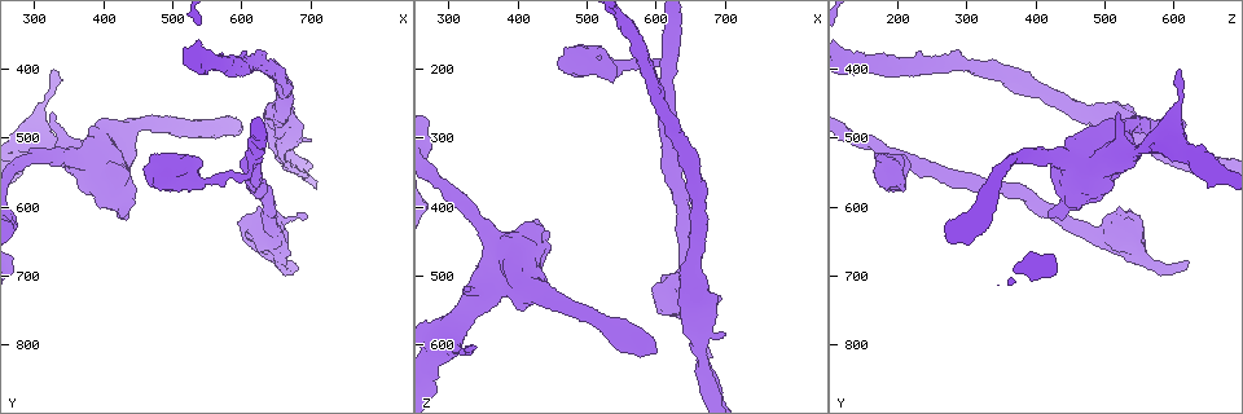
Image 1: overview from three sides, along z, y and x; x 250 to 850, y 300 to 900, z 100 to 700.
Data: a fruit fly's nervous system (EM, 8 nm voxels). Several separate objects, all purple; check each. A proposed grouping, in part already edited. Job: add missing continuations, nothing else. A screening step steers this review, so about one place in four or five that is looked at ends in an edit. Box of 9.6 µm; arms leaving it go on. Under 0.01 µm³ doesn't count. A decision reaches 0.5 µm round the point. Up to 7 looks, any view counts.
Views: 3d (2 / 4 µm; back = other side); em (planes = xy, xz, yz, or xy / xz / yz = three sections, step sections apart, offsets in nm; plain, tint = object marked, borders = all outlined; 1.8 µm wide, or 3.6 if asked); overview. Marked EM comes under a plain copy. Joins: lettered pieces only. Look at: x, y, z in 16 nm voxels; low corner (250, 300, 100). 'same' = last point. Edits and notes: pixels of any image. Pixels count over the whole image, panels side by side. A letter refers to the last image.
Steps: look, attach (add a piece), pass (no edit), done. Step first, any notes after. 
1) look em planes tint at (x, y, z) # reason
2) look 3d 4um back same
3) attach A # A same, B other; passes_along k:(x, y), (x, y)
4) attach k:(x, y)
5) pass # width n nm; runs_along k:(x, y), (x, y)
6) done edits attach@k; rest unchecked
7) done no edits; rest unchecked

look em planes borders at (600, 485, 605) # thick end

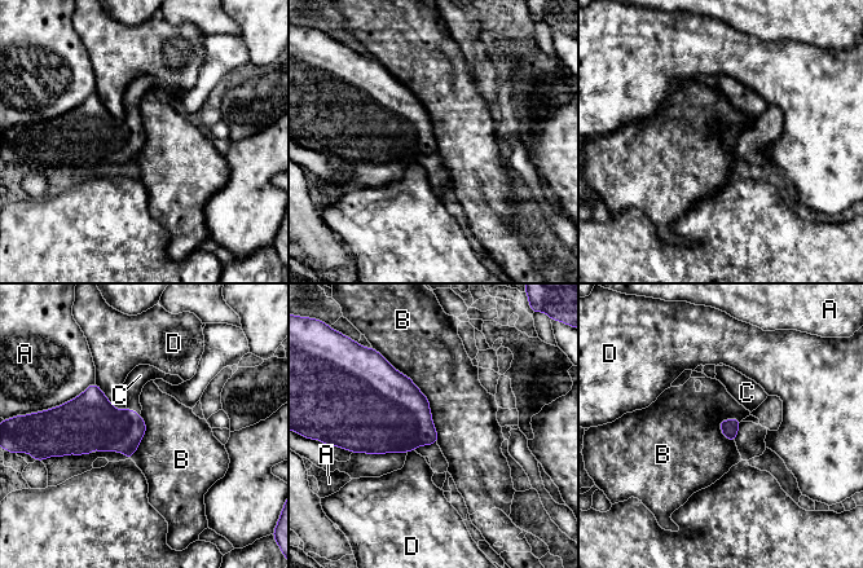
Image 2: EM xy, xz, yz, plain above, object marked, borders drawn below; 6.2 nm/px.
attach C # A other, B other, C same, D other; passes_along 2:(93, 419), (132, 410), (140, 375); the neuron continues

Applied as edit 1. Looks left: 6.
look overview

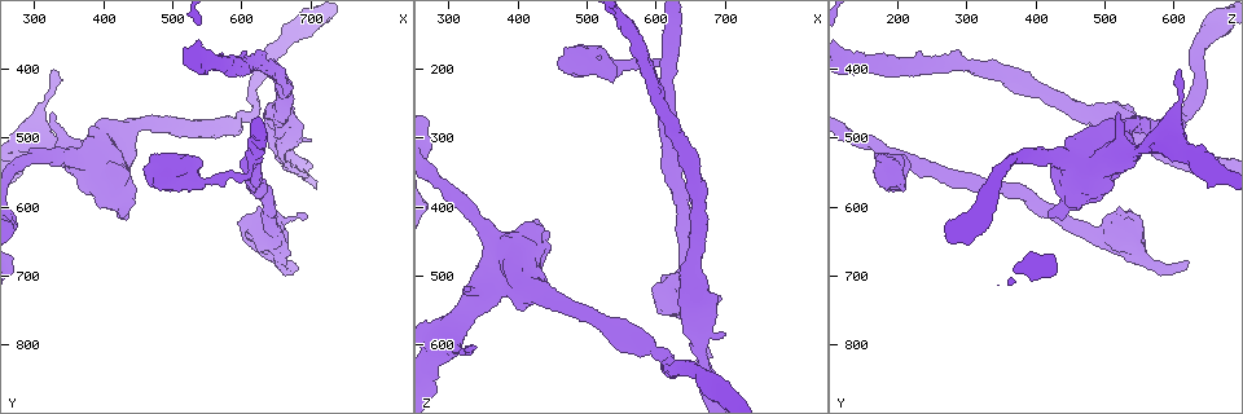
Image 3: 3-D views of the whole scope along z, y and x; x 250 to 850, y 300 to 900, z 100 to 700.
look em planes borders at (690, 610, 530) # free end

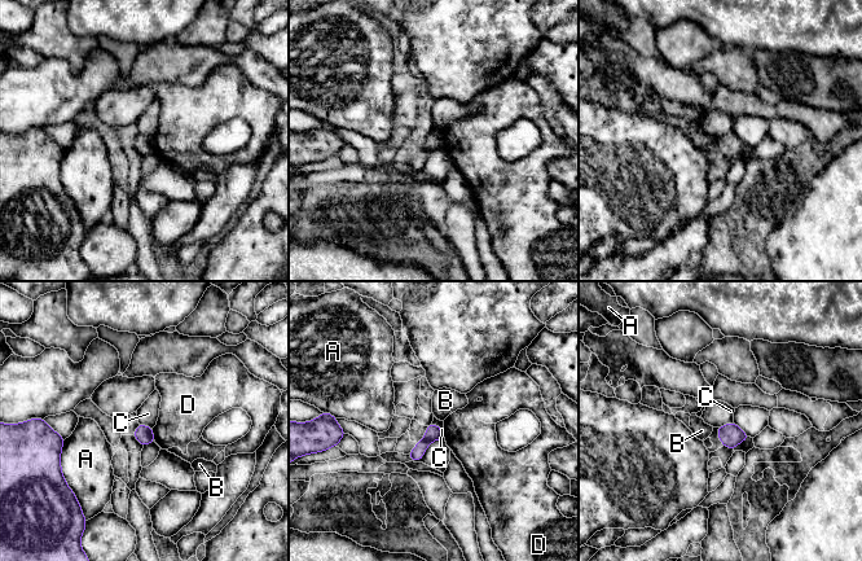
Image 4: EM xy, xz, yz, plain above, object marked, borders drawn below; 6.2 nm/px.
pass # A other, B other, C other, D other; border 4:(733, 420), (718, 428); none of them fits

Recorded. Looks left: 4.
look 3d 2um at (330, 460, 520) # free end

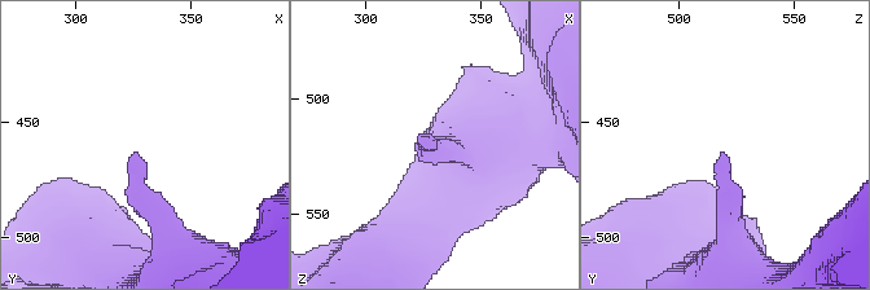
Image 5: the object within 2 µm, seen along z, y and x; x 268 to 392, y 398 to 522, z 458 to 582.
look em 3.6um xy step 16 borders at (327, 464, 517)

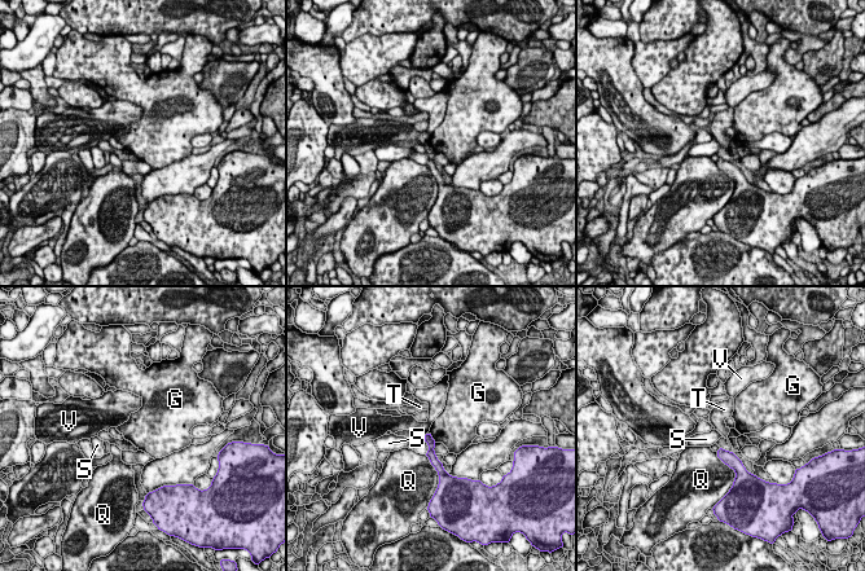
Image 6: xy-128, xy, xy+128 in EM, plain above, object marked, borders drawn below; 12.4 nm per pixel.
look em 3.6um planes borders same # cut it another way

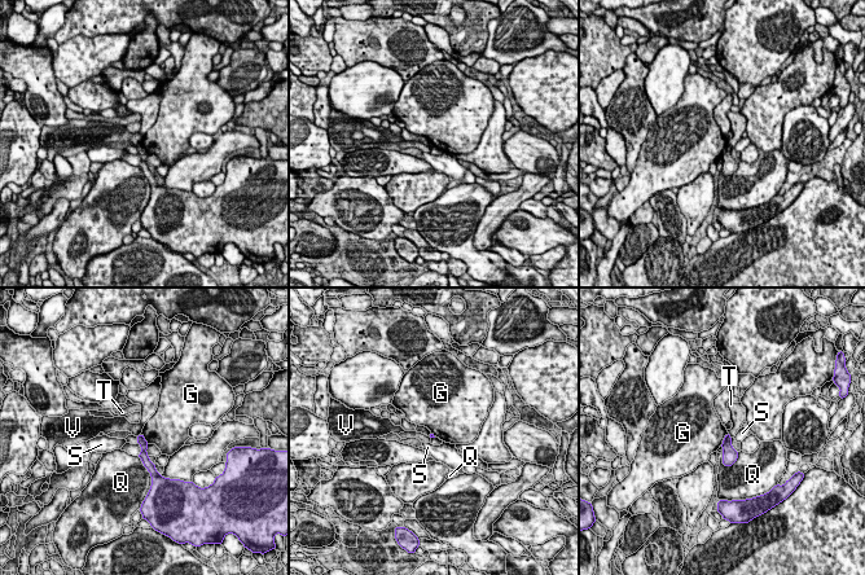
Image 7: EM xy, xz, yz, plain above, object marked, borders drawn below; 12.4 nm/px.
pass # G other, Q other, S other, T other, V other; runs_along 7:(140, 437), (145, 461), (152, 469); no lettered piece goes on from it

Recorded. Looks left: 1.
done edits attach@2; rest unchecked

